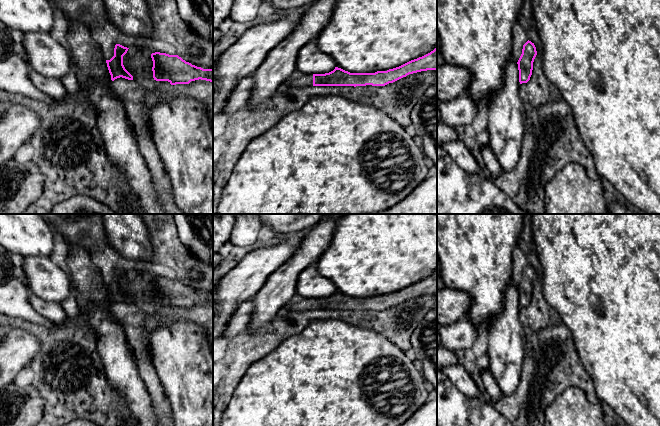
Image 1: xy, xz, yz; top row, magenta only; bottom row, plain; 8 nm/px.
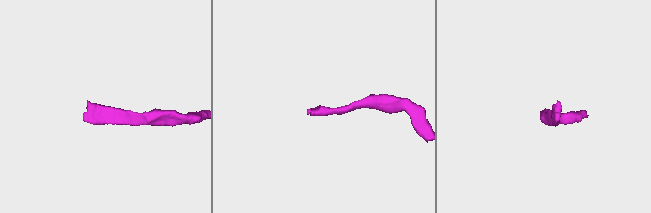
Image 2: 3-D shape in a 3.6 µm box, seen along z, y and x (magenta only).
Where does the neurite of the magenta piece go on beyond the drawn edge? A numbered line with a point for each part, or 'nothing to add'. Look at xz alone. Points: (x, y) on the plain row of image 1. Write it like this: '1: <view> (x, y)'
1: xz (299, 304)

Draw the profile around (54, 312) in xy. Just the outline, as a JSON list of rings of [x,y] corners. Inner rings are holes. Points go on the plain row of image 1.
[[[32,292],[29,294],[29,300],[33,309],[53,323],[61,323],[68,317],[61,303],[48,302],[35,296]]]

